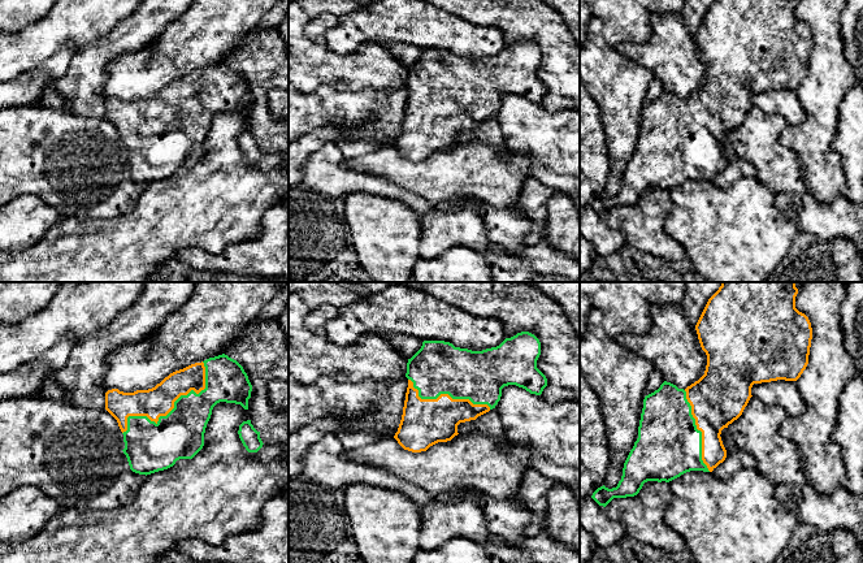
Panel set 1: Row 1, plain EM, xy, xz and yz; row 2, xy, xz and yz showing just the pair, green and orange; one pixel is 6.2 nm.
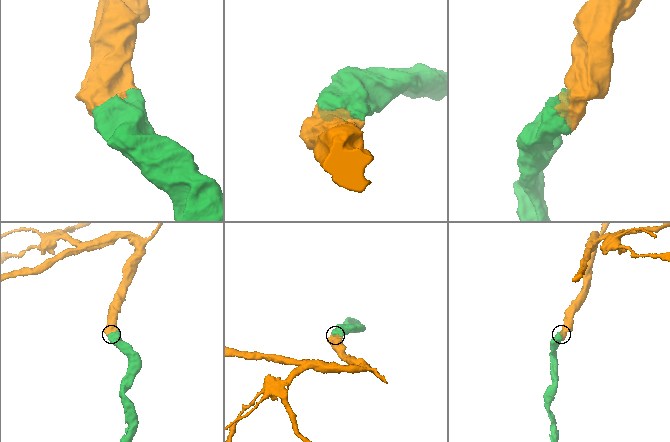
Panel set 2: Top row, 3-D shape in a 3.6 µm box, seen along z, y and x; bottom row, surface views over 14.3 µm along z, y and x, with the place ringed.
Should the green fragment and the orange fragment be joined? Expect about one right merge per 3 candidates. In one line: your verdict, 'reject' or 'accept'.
accept

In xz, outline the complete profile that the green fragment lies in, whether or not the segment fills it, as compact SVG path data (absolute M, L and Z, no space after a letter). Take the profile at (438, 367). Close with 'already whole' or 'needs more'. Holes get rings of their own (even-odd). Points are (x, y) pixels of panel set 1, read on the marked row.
M529 332L517 333L499 346L482 351L455 347L444 341L424 341L407 363L408 387L394 438L404 450L426 451L430 446L457 436L460 423L476 420L495 408L504 386L516 385L530 394L541 395L547 386L547 378L537 368L539 355L541 342Z | needs more

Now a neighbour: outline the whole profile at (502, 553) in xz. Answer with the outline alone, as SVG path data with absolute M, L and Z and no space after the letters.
M508 545L493 547L491 563L535 563L525 550Z

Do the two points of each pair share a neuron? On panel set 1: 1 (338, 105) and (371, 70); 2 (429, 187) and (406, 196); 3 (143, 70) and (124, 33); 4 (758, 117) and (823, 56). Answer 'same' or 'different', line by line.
1: different
2: different
3: different
4: different

